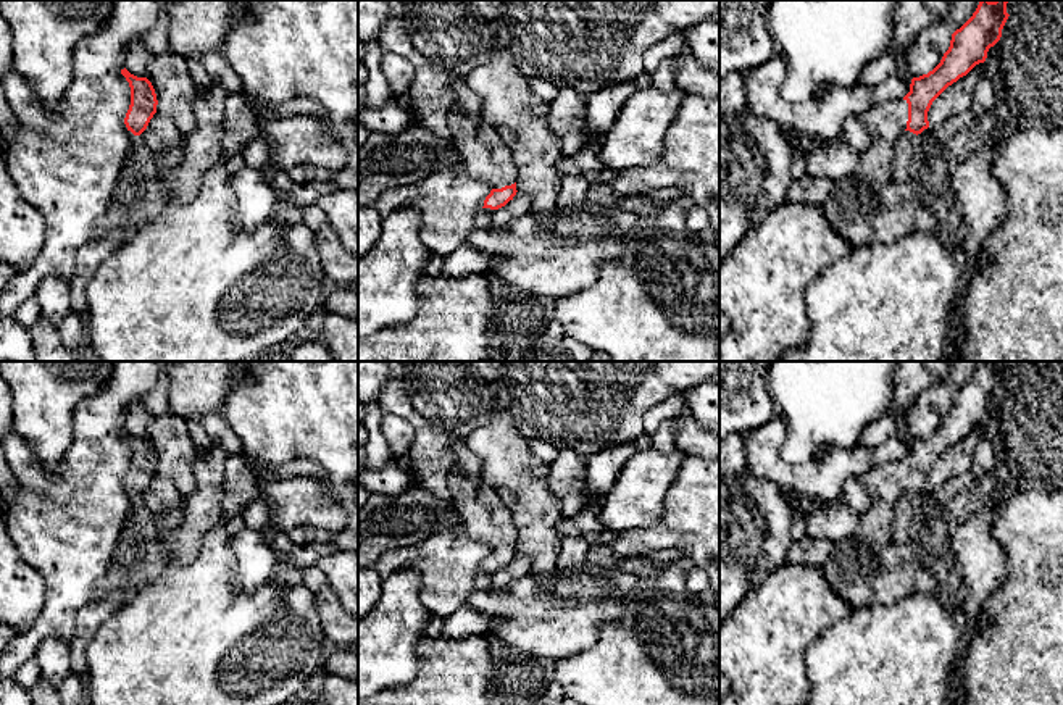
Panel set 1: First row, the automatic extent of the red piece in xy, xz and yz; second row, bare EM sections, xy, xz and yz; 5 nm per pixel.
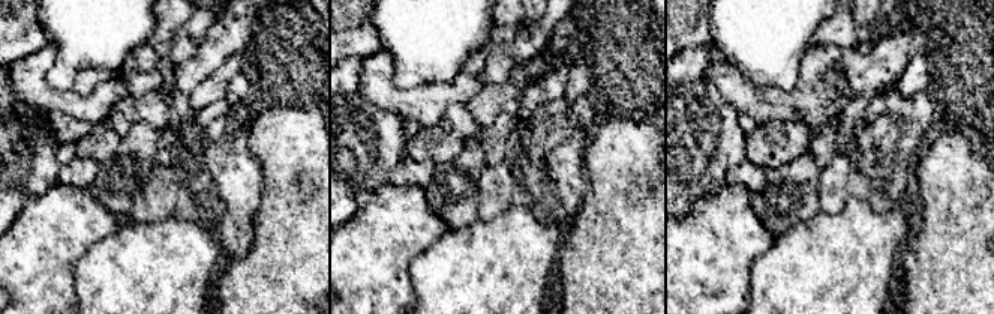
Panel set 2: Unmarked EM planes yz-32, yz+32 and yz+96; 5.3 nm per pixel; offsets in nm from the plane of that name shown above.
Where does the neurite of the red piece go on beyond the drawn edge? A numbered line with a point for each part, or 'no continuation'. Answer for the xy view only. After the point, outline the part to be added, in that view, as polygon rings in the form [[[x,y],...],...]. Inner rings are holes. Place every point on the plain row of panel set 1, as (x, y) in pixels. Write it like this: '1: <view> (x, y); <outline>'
1: xy (162, 496); [[[158,476],[156,479],[150,481],[140,499],[152,515],[161,516],[166,511],[179,508],[184,503],[186,495],[181,494],[169,479]]]

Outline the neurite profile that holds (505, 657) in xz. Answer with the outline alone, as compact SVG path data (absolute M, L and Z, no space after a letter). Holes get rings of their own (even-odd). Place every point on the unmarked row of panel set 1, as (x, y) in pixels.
M495 636L489 642L497 666L492 694L495 705L582 705L553 681L555 661L519 653Z

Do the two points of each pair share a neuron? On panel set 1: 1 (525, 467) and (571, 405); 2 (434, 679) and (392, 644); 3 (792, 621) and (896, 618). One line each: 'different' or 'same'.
1: different
2: different
3: different

